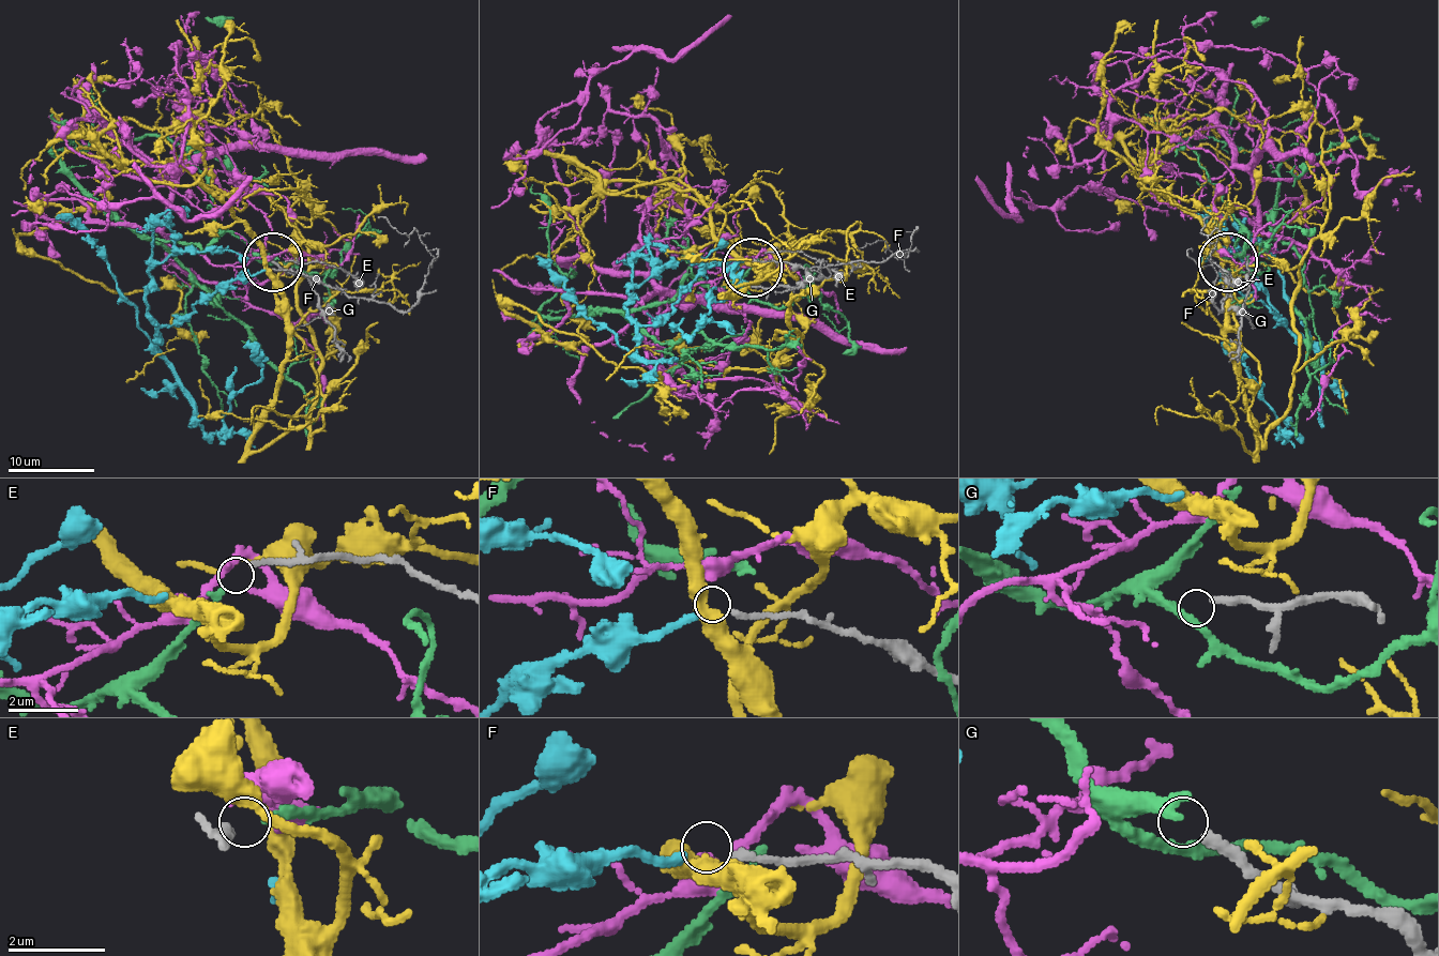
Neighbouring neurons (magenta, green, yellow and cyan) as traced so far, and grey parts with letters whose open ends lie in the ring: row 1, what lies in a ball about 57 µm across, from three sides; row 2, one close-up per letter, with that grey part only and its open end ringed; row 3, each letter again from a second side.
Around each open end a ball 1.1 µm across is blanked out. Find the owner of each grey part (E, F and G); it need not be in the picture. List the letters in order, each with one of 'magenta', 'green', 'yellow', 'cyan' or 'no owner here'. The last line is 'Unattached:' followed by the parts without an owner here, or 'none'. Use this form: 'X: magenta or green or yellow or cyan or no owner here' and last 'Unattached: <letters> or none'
E: green
F: no owner here
G: no owner here
Unattached: F, G

